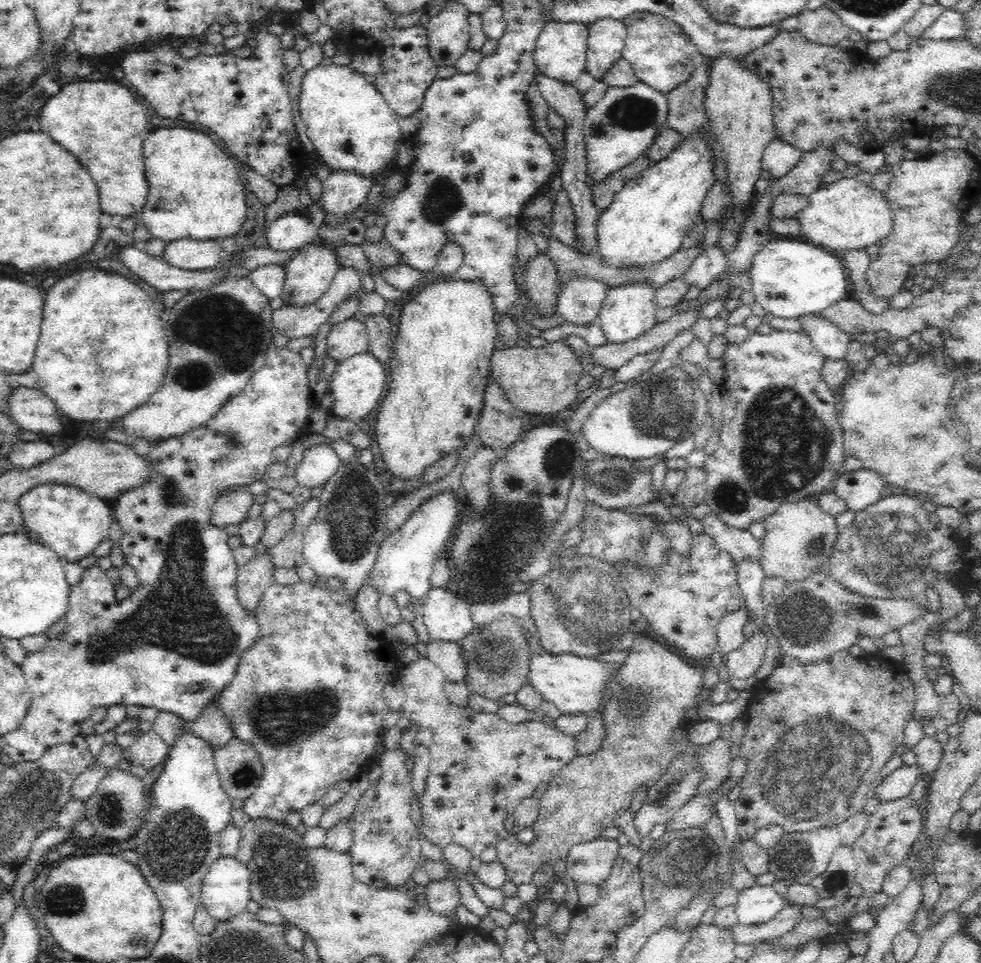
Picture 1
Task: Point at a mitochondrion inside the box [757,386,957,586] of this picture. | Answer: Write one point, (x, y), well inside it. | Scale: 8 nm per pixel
(813, 550)

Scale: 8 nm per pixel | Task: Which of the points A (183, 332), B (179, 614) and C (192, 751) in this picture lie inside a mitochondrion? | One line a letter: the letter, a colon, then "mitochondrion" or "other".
A: mitochondrion
B: mitochondrion
C: other

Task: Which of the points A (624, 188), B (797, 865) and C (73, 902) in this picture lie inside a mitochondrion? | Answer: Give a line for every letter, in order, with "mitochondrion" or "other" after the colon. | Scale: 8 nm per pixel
A: other
B: mitochondrion
C: mitochondrion

